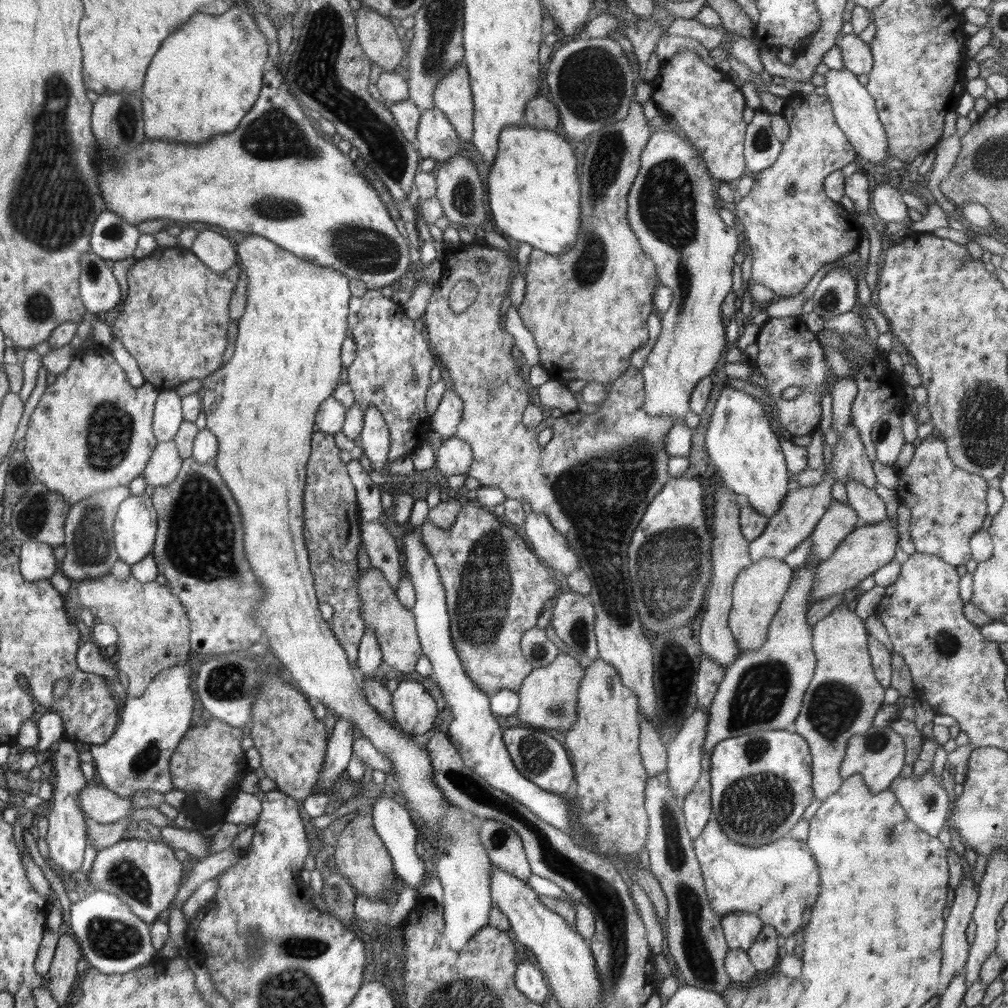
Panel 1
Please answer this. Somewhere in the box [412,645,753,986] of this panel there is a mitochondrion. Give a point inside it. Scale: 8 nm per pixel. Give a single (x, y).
(696, 951)

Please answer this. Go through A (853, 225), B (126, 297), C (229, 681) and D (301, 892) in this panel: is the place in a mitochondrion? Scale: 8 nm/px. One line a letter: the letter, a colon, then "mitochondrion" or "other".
A: other
B: other
C: mitochondrion
D: other

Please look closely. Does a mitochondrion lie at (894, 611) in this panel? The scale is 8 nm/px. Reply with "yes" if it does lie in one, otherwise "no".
no

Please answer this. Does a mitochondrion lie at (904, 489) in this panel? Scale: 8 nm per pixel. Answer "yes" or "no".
no

